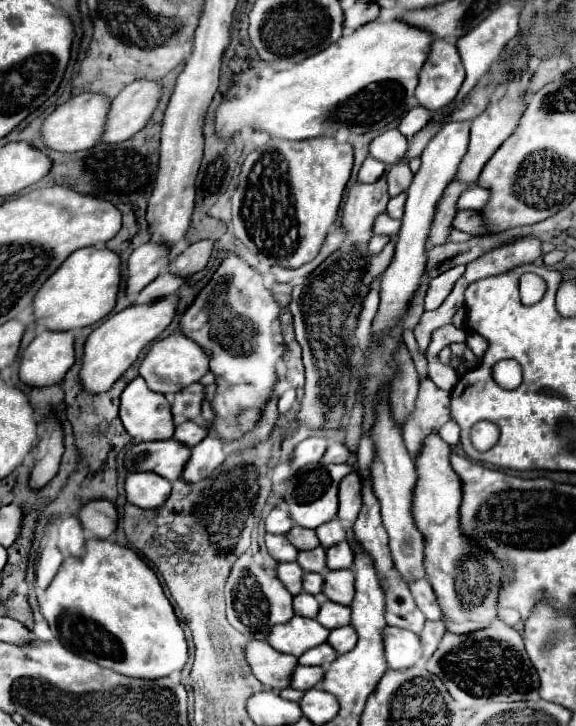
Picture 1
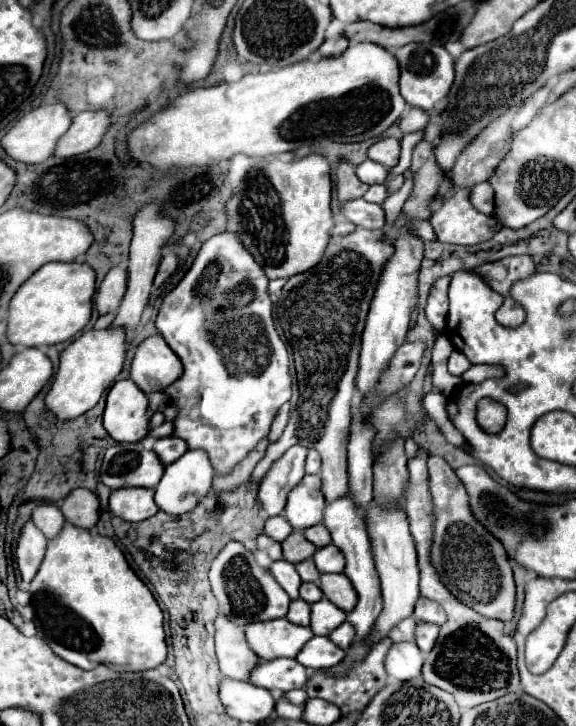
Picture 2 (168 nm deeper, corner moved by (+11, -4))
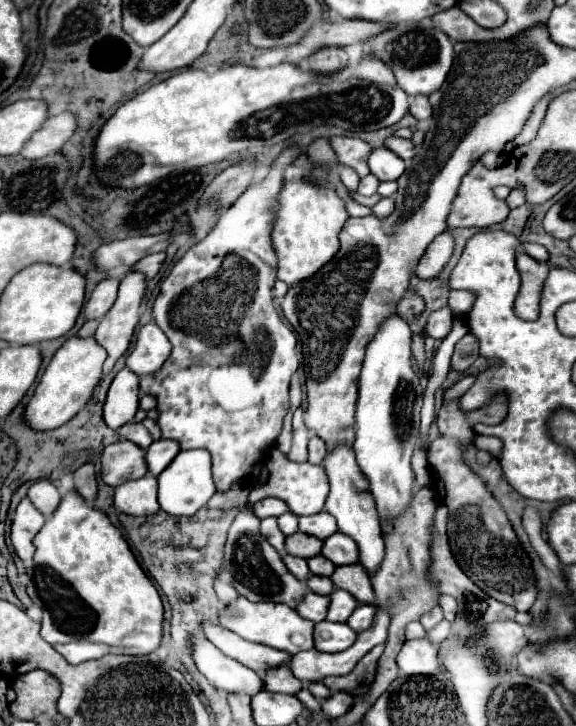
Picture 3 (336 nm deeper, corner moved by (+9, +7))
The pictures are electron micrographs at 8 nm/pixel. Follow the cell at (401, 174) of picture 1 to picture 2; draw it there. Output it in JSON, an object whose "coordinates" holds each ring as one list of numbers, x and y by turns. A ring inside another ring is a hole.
{"coordinates":[[374,184,370,186,370,190,364,194,364,200,368,202,376,202,376,204,382,204,386,200,388,192,386,192,386,186,384,184]]}

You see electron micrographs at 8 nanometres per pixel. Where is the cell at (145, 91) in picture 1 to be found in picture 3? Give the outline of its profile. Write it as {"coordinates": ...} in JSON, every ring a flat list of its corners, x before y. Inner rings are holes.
{"coordinates":[[72,113,48,117,42,123,42,127,26,141,26,145,20,151,20,157,34,161,34,159,42,159,44,155,60,151,60,147,68,141,68,137,74,135,74,125,76,125,76,117]]}

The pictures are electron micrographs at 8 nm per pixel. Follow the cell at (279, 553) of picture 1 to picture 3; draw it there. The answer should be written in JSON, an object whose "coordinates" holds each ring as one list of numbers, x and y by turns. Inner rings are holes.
{"coordinates":[[268,517,268,519,262,519,260,523,260,531,262,535,270,541,270,545,274,545,282,555,284,555,284,535,282,531,278,529,278,523,276,523,276,517]]}

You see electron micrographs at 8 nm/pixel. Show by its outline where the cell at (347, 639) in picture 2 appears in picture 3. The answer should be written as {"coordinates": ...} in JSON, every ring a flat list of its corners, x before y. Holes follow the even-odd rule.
{"coordinates":[[358,605,358,609,350,615,350,621,346,621,352,629,356,629,356,633,362,633,366,631,370,625,372,625,372,619,376,615,378,607,376,605]]}

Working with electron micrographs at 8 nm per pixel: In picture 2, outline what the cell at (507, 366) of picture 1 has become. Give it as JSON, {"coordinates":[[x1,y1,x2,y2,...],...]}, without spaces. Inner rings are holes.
{"coordinates":[[474,364,462,374,462,380,480,384,480,382,490,380,490,378,494,378,494,380,504,378,504,374,506,374,506,370,500,364]]}

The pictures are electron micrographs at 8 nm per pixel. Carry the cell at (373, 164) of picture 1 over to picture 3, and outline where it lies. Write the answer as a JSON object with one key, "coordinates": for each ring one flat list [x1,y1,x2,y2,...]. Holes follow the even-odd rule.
{"coordinates":[[386,147,374,149,370,153,370,157,368,157,368,165,370,165,370,171,380,181,396,181,404,173,404,169,406,169,404,161,396,153,386,149]]}

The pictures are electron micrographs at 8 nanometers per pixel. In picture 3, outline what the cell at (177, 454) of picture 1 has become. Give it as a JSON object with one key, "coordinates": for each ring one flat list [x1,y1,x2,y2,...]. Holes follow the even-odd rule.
{"coordinates":[[116,441,108,445,102,455,102,481,110,487,118,487,124,481,140,479,148,473,144,451,138,449,132,441]]}

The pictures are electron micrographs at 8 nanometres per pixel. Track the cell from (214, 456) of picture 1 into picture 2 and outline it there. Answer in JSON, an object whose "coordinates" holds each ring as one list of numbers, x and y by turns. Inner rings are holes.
{"coordinates":[[188,450,166,472,156,486,156,504,168,514,184,514,198,504,198,498,212,486,212,464,204,450]]}

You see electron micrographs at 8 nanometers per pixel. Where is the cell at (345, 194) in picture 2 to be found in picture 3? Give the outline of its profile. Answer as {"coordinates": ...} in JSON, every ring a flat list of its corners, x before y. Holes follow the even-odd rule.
{"coordinates":[[332,137,330,143,338,155,340,165,348,165,348,167,356,169,356,173,360,177,366,177,370,173,366,161,368,161,372,147,366,141,362,141,358,137]]}

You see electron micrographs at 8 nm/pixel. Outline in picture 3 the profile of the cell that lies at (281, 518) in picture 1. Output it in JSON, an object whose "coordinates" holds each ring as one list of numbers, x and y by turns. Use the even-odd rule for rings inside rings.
{"coordinates":[[288,511,288,513,284,513,284,515,278,517,278,525,280,525,280,531,288,537,288,535,292,535,292,533,298,531,298,517]]}

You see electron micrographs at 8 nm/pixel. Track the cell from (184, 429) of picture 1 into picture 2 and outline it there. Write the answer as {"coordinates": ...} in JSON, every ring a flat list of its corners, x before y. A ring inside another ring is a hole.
{"coordinates":[[166,436,166,438,156,440,154,450,158,452,158,458,162,458,164,464,172,464,188,450,188,444,178,436]]}

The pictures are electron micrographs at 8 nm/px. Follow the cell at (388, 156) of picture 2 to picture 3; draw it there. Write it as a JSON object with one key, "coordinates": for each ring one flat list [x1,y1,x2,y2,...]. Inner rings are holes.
{"coordinates":[[388,137,386,147,390,147,398,157,410,159,414,157,414,143,410,139,400,139,400,137]]}

